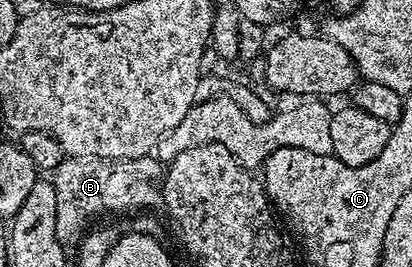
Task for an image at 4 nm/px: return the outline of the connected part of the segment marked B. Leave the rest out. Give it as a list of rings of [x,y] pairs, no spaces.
[[[149,155],[125,161],[103,161],[101,157],[65,156],[54,171],[56,186],[56,234],[58,243],[72,251],[107,213],[136,215],[162,197],[162,165]]]

